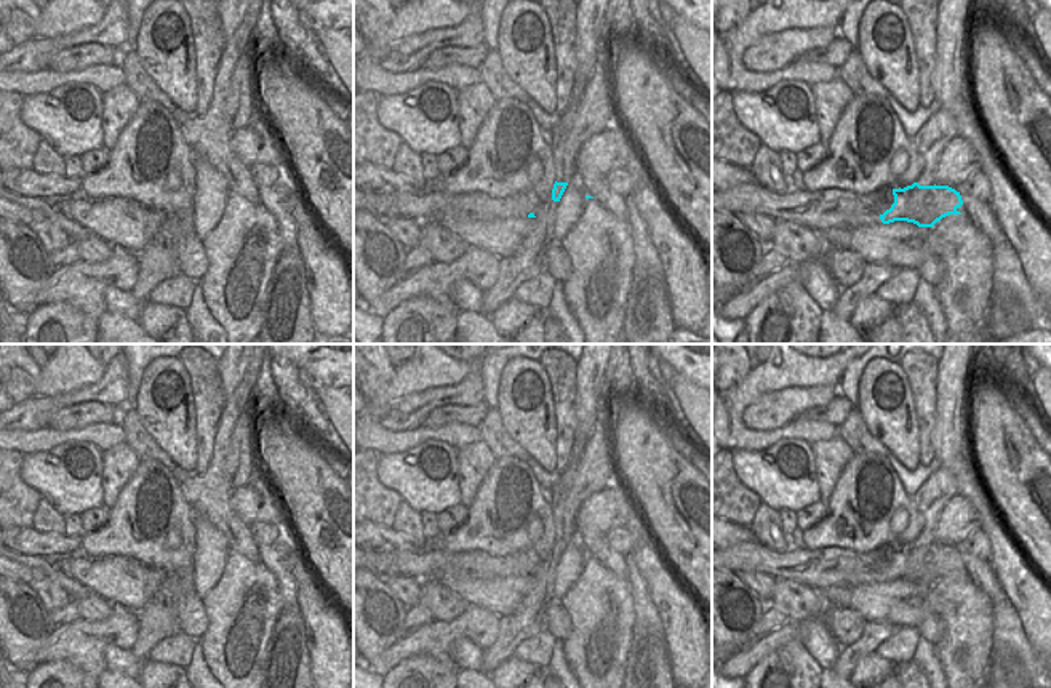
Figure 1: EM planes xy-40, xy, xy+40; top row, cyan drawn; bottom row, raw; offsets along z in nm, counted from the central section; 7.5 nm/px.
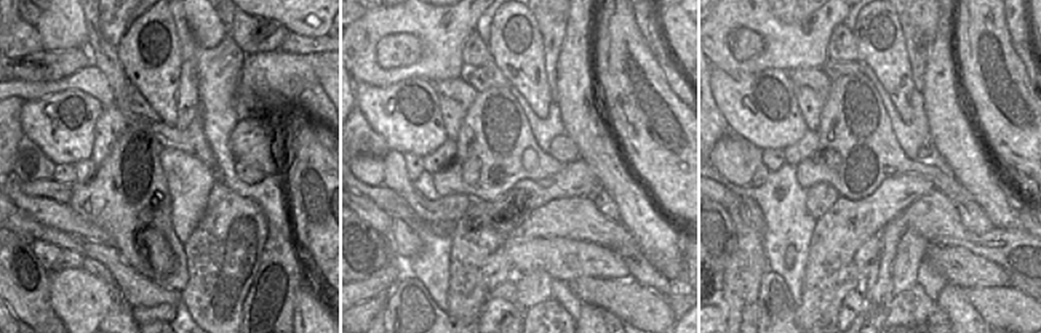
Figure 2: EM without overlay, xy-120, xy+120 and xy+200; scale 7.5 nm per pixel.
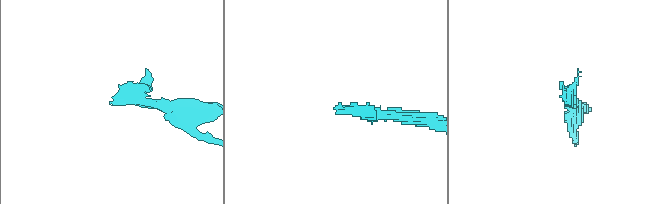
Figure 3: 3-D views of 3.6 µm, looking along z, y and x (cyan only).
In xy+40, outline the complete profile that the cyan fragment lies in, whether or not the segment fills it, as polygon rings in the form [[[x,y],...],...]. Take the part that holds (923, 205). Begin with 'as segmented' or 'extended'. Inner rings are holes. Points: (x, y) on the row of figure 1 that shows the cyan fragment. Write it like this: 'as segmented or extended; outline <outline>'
extended; outline [[[742,184],[726,190],[712,190],[712,211],[736,211],[763,214],[774,221],[795,222],[817,234],[833,227],[862,227],[865,224],[913,222],[933,227],[949,214],[961,214],[960,192],[949,186],[920,186],[904,189],[880,189],[880,205],[827,202],[817,192],[795,190],[779,195],[760,184]]]

